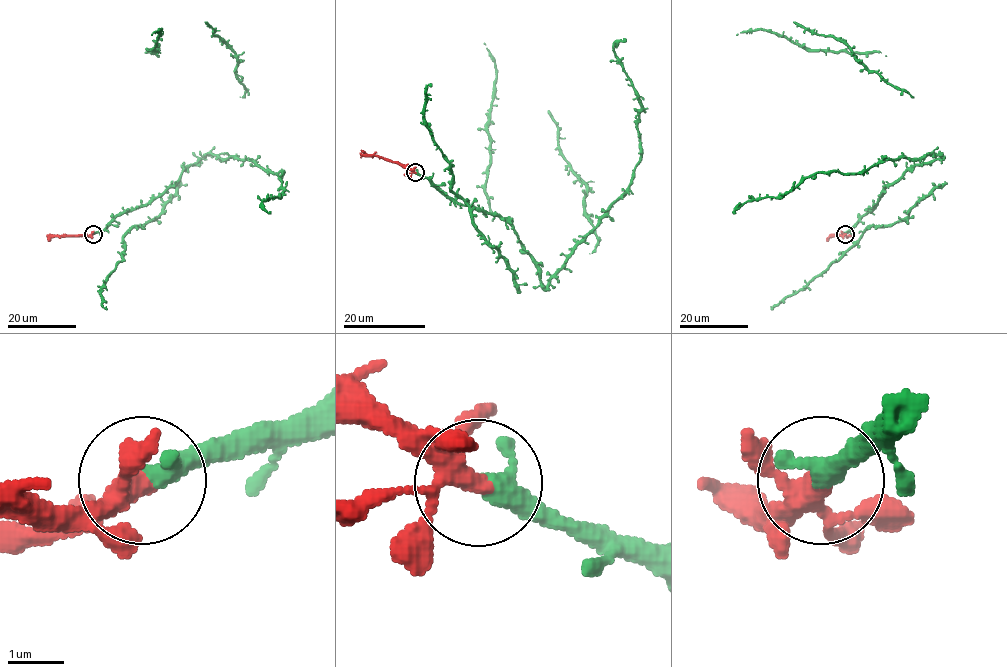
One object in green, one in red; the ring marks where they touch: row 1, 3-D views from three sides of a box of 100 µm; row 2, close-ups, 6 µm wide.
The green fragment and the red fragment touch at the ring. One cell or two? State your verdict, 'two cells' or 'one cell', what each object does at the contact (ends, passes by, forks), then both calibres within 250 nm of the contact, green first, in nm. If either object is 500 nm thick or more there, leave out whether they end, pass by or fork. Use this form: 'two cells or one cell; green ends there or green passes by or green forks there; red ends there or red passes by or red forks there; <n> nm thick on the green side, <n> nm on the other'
one cell; green ends there; red forks there; 440 nm thick on the green side, 280 nm on the other

